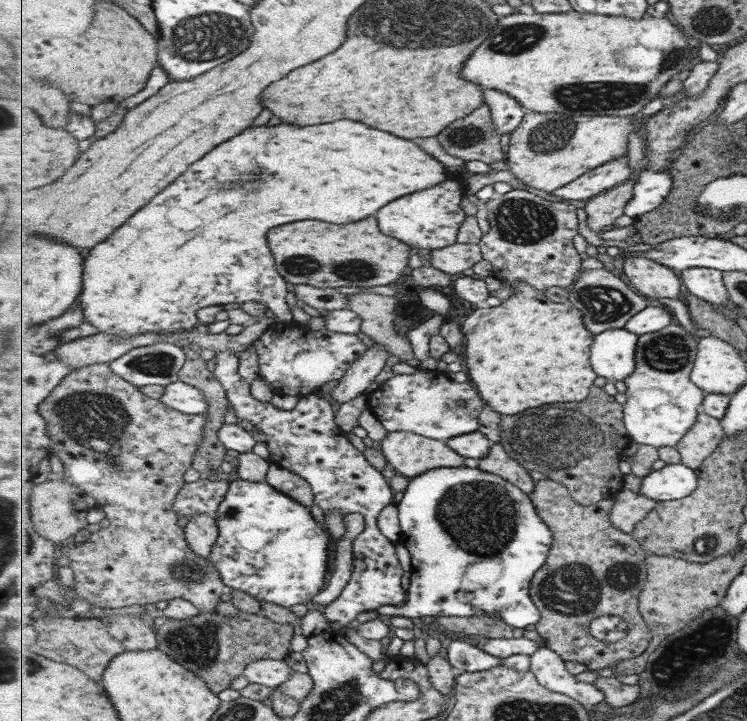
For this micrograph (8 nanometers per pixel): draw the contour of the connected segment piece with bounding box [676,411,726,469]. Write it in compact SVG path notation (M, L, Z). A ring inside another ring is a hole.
M702 411L695 426L676 446L681 454L681 463L692 469L701 468L725 437L722 420Z

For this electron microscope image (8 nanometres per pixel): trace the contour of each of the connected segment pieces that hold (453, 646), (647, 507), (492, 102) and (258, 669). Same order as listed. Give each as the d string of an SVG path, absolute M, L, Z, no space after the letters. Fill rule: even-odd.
M461 640L453 641L448 647L448 660L459 670L459 672L477 672L497 668L503 665L503 659L496 657L483 651L473 644L461 642Z
M623 488L610 515L610 520L618 530L633 535L637 524L643 521L660 502L643 494Z
M486 90L485 99L487 105L491 107L495 129L499 136L505 133L512 134L529 112L517 98L499 90Z
M267 658L248 664L243 675L251 684L262 684L275 689L287 682L293 673L295 671L284 659L271 660Z

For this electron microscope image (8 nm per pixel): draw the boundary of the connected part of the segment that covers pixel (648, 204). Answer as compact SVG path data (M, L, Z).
M671 170L642 171L639 174L639 181L631 190L633 196L627 203L625 215L635 219L654 211L671 194L673 186L675 186L675 174Z

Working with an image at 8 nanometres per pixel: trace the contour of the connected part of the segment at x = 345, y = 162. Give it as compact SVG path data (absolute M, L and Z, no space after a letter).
M341 120L341 122L331 122L323 126L293 126L293 124L279 124L279 126L256 126L249 127L243 131L243 134L231 138L231 142L225 142L223 146L217 146L203 158L203 162L195 162L179 182L173 182L163 194L159 194L153 202L147 204L147 210L139 210L135 214L133 222L127 222L127 226L121 226L107 242L101 242L91 250L87 262L85 262L85 282L83 282L83 292L79 304L83 307L83 314L87 321L91 322L99 329L99 333L111 335L135 335L139 333L161 333L163 341L167 341L169 335L179 333L183 329L193 329L199 324L198 314L202 308L209 306L220 306L231 303L241 305L245 302L259 302L276 315L277 322L293 320L293 312L287 304L287 296L292 290L292 285L285 280L277 270L275 255L269 248L267 234L271 228L297 222L297 220L307 220L307 218L319 218L325 222L333 224L347 224L355 220L365 220L373 214L377 214L383 206L389 202L411 194L419 190L431 189L439 183L455 176L445 168L441 162L437 162L433 156L429 156L423 148L419 148L415 142L369 128L363 122L353 122L353 120Z

